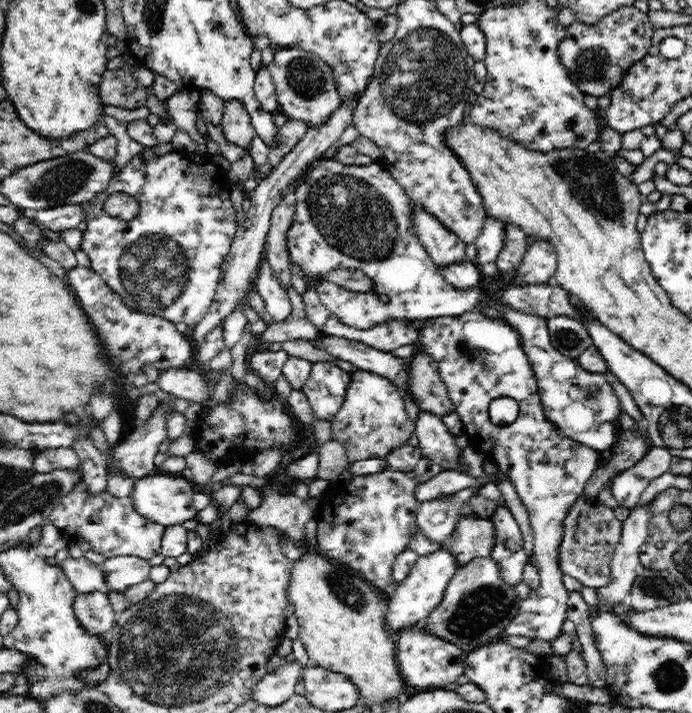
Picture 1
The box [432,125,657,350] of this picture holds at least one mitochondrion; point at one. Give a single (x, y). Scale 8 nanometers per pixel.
(590, 191)

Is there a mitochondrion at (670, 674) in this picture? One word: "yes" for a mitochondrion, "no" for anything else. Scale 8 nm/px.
yes

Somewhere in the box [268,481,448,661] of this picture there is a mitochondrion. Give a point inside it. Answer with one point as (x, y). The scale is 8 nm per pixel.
(346, 591)

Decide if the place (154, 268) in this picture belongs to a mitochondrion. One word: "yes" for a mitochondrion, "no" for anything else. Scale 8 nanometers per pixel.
yes

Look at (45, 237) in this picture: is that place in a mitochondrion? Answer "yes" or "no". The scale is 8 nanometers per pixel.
no

